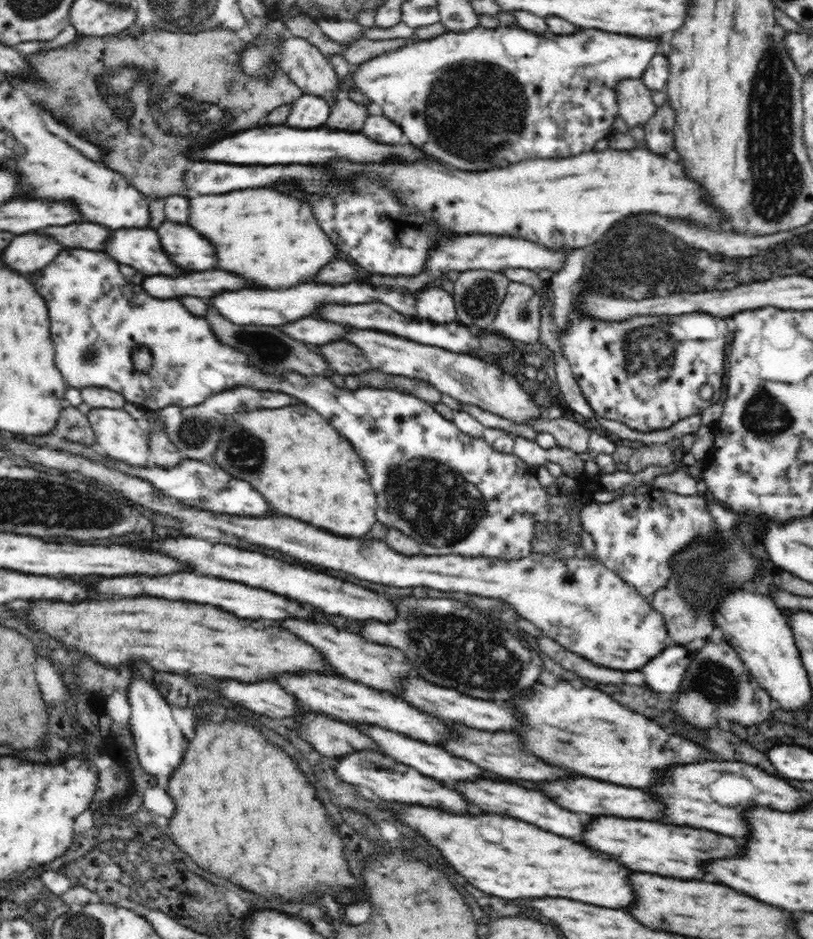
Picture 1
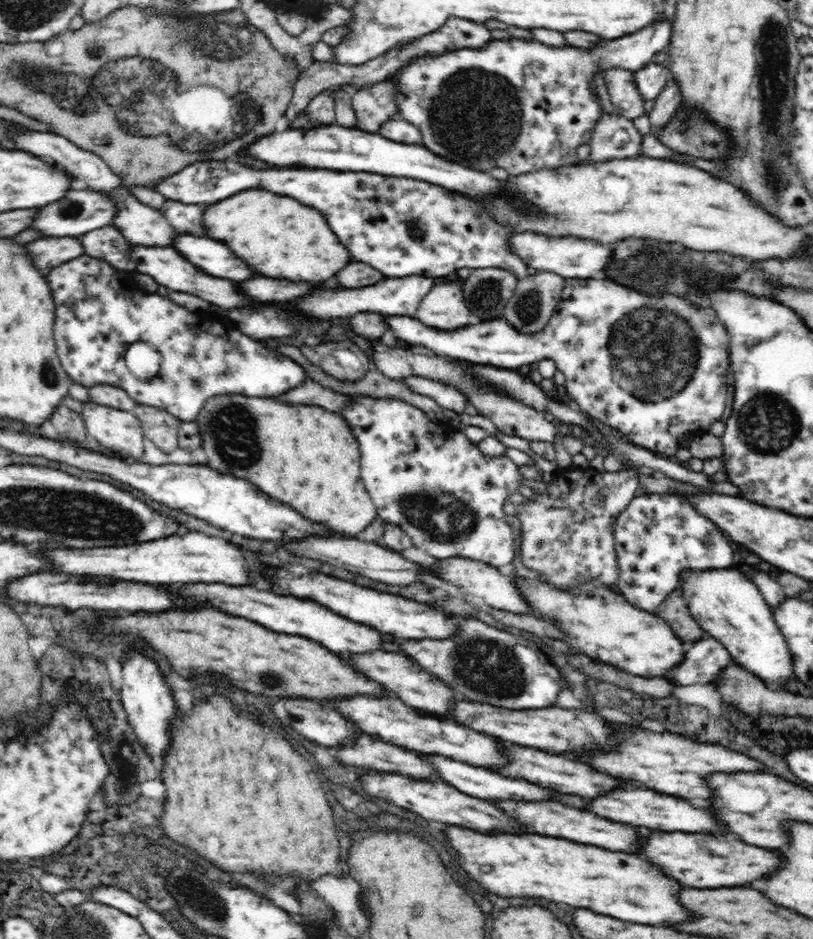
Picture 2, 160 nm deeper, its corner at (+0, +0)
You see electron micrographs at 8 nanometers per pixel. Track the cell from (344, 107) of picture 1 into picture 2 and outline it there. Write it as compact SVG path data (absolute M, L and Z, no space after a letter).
M386 80L361 88L353 94L351 103L356 111L358 128L366 132L378 133L384 122L399 116L394 81Z

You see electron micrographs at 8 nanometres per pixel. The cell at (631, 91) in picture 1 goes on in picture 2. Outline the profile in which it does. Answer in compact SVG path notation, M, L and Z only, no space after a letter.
M614 67L603 73L604 82L615 112L629 119L644 115L644 100L637 89L634 72Z

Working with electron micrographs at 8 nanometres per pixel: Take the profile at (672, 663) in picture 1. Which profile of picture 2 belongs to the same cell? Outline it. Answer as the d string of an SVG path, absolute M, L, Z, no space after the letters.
M710 636L687 645L684 660L670 668L665 678L674 688L708 684L716 680L722 668L733 662L727 648Z

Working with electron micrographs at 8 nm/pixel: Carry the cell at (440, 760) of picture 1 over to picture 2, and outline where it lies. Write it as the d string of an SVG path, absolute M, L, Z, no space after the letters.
M426 754L430 758L432 765L438 770L438 774L442 776L444 782L448 782L450 786L458 788L460 792L466 792L470 796L478 796L484 800L524 800L524 802L540 802L540 800L554 800L554 792L548 788L542 788L538 784L532 784L528 780L518 780L518 778L508 778L508 776L500 776L496 772L484 770L484 768L476 768L470 766L466 762L456 762L445 756L438 754Z

